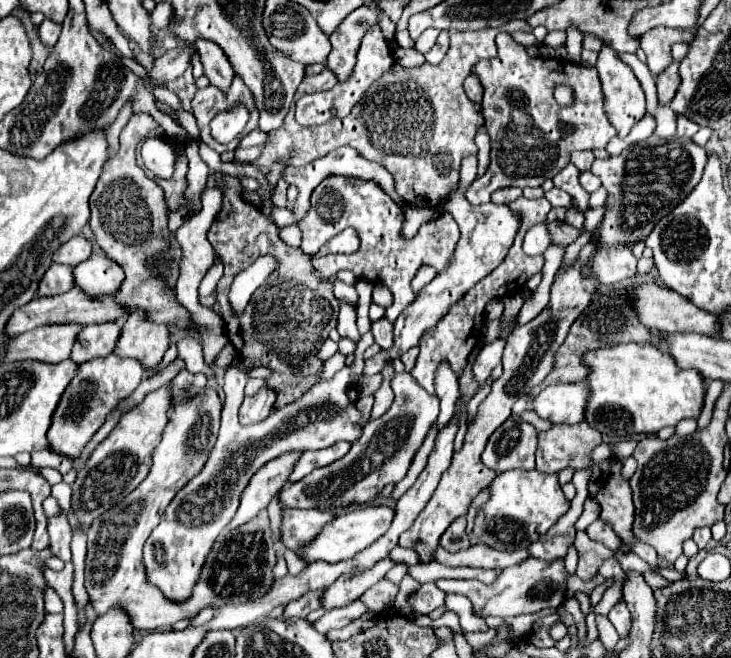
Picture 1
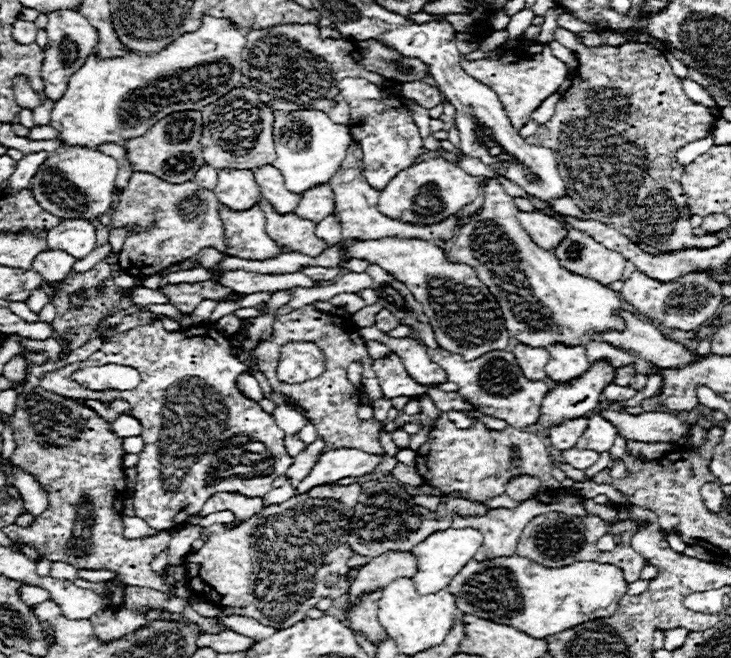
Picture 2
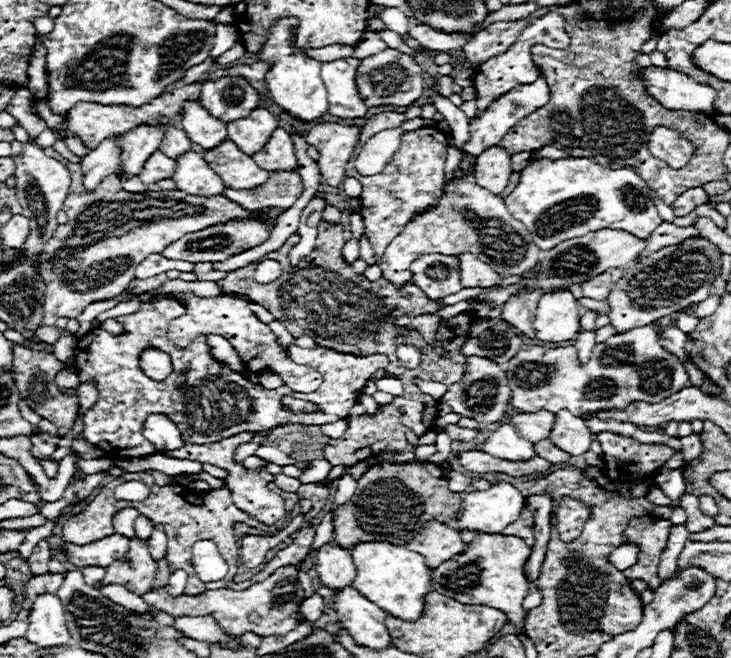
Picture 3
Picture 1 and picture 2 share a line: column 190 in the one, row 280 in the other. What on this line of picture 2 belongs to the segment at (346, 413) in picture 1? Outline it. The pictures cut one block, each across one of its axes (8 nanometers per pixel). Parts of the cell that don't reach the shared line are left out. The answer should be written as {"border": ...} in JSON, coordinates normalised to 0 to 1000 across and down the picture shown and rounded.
{"border":[[[665,271],[665,274],[659,274],[659,280],[662,280],[659,322],[654,325],[651,334],[646,334],[643,340],[637,340],[629,350],[629,356],[616,368],[616,374],[607,380],[607,386],[618,398],[632,398],[651,410],[654,426],[662,429],[668,435],[668,441],[676,447],[676,453],[681,456],[700,517],[709,517],[720,526],[752,526],[758,520],[793,523],[796,511],[799,508],[810,511],[813,502],[829,502],[834,495],[851,502],[851,486],[837,477],[840,471],[851,471],[848,450],[807,422],[780,416],[777,410],[772,410],[750,380],[736,377],[725,365],[725,359],[720,356],[720,350],[711,343],[711,337],[706,331],[709,316],[703,310],[703,301],[689,292],[687,280],[679,271]]]}

